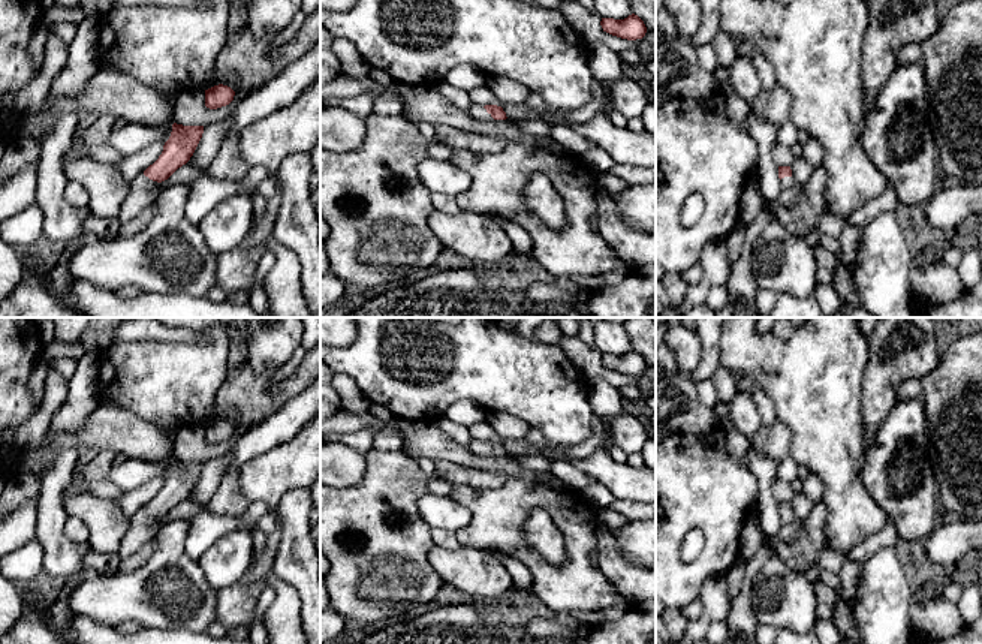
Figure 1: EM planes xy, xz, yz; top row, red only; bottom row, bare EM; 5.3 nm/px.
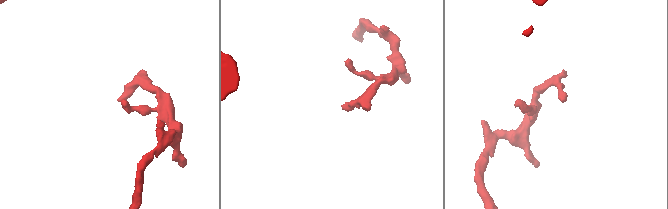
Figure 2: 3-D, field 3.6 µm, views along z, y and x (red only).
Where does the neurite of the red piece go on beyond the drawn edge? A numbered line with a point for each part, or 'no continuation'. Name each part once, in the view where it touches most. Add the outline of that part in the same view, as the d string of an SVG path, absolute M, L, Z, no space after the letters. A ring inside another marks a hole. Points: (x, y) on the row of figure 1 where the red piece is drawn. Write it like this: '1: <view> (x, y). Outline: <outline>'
1: xz (478, 113). Outline: M472 103L467 112L476 121L501 121L501 120L494 120L482 105Z

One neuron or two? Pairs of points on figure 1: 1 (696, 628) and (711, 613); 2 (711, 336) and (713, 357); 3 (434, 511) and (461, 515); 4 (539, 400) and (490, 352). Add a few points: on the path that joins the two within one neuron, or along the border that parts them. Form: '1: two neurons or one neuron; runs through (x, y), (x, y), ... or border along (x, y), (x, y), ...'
1: one neuron; runs through (699, 625), (708, 616)
2: one neuron; runs through (711, 340), (711, 352)
3: one neuron; runs through (440, 511), (455, 515)
4: one neuron; runs through (527, 388), (502, 364)

